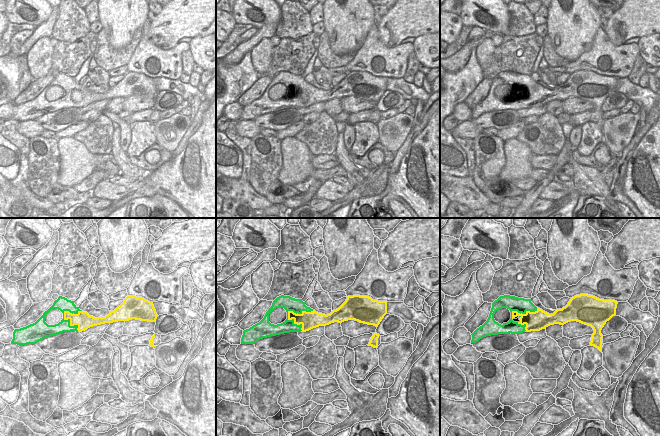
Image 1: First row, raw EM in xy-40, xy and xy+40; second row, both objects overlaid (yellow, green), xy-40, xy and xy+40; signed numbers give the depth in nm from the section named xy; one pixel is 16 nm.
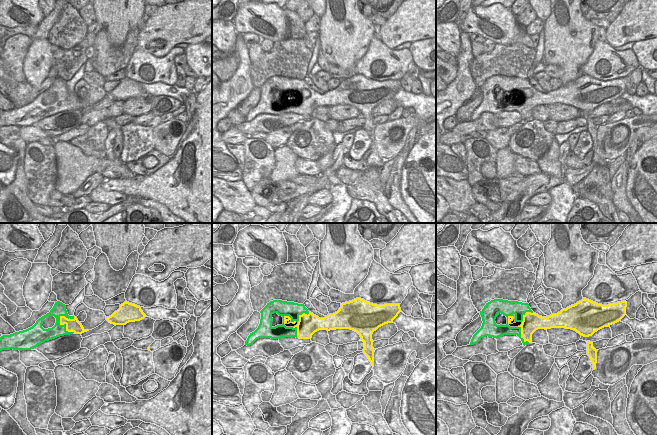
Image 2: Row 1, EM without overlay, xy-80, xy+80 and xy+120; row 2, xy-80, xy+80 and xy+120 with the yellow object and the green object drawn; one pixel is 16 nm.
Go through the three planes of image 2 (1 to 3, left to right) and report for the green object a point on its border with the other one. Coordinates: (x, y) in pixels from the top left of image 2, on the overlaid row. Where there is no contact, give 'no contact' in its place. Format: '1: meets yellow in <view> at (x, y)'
1: meets yellow in xy-80 at (64, 323)
2: meets yellow in xy+80 at (299, 316)
3: meets yellow in xy+120 at (521, 336)

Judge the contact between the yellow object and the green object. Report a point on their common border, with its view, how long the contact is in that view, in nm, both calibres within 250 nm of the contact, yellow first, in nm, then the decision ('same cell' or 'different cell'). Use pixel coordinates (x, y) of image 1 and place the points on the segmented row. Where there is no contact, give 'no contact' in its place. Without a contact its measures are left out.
contact xy (297, 313); length 460 nm; calibres 280 and 220 nm; same cell

